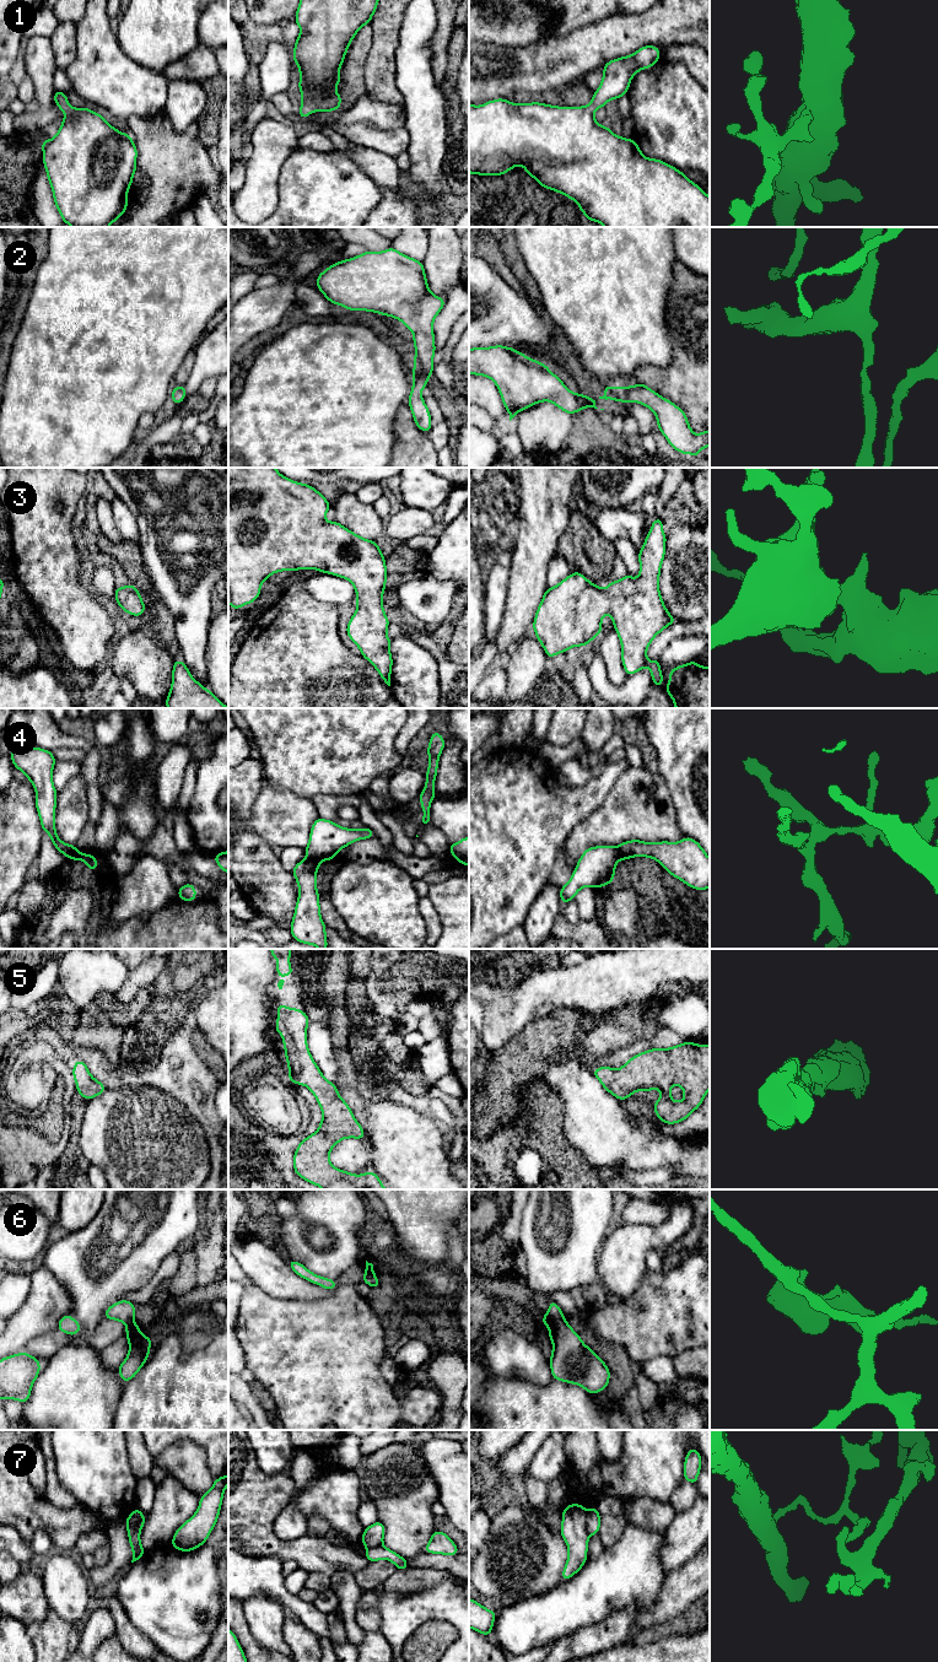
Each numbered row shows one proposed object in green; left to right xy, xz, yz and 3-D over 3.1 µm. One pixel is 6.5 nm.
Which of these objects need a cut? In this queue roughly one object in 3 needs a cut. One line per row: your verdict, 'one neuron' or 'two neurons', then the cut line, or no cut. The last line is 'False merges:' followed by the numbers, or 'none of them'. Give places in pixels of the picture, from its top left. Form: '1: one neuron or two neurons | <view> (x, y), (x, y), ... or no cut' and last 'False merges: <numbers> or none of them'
1: one neuron | no cut
2: one neuron | no cut
3: one neuron | no cut
4: two neurons | xz (308, 857), (321, 861)
5: one neuron | no cut
6: two neurons | yz (564, 1317), (549, 1327)
7: two neurons | yz (587, 1511), (586, 1530), (589, 1534)
False merges: 4, 6, 7

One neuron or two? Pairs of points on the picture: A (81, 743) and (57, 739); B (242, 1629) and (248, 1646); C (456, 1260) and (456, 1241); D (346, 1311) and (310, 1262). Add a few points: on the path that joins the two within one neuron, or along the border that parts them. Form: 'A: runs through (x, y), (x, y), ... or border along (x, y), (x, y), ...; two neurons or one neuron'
A: runs through (75, 742), (63, 739); one neuron
B: runs through (242, 1633), (248, 1642); one neuron
C: runs through (456, 1255), (456, 1246); one neuron
D: border along (359, 1262), (350, 1266), (335, 1279); two neurons

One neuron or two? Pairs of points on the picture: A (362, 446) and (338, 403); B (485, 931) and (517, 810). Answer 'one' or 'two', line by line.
A: one
B: one

